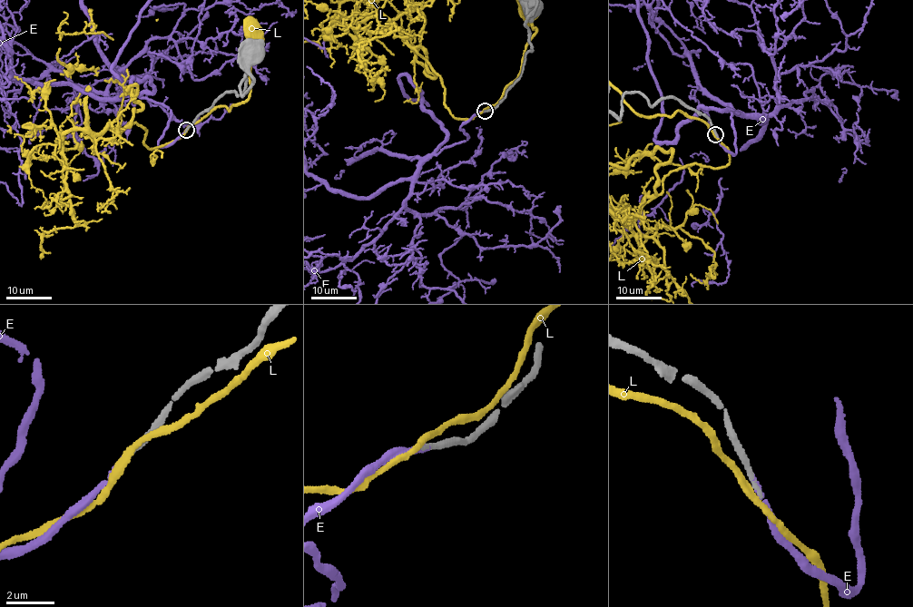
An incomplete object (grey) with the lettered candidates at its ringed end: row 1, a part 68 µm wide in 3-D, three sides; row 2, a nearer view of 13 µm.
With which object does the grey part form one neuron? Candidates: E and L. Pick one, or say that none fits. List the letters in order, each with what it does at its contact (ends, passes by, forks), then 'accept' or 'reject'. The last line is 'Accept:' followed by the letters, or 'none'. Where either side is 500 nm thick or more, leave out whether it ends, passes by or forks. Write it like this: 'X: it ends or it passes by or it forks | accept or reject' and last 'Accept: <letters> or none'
E: it ends | accept
L: it passes by | reject
Accept: E

